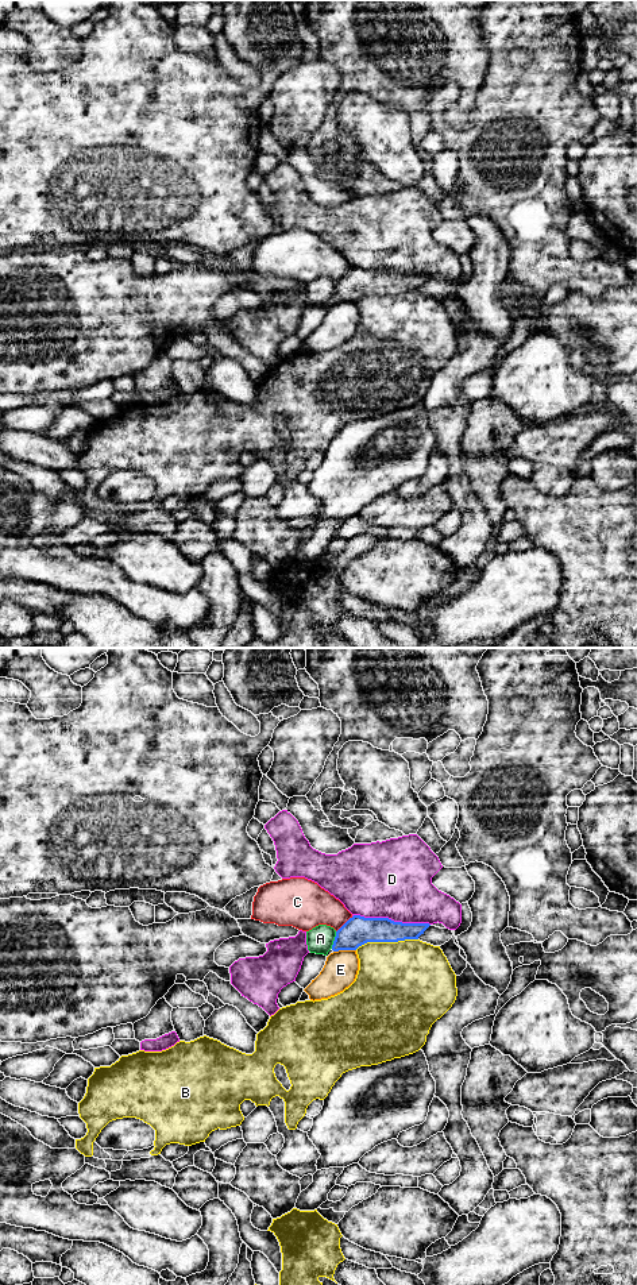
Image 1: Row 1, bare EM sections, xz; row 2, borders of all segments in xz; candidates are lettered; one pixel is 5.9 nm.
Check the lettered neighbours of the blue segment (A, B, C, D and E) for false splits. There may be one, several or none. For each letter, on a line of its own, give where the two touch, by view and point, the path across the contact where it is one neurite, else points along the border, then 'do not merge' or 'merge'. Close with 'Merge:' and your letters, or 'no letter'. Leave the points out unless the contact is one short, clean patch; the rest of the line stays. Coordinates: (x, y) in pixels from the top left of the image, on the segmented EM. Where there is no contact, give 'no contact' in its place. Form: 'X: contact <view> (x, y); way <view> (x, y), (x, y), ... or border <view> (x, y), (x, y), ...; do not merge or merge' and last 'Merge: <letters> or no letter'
A: contact xz (335, 940); do not merge
B: contact xz (386, 941); do not merge
C: contact xz (344, 923); do not merge
D: contact xz (390, 919); do not merge
E: contact xz (344, 949); border xz (355, 949), (334, 952); do not merge
Merge: no letter

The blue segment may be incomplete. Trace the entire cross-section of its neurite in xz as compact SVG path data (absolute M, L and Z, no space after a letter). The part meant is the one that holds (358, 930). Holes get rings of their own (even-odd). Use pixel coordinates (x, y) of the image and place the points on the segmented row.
M354 915L336 931L332 950L356 950L367 942L418 939L429 926L429 923L402 923L389 918Z

